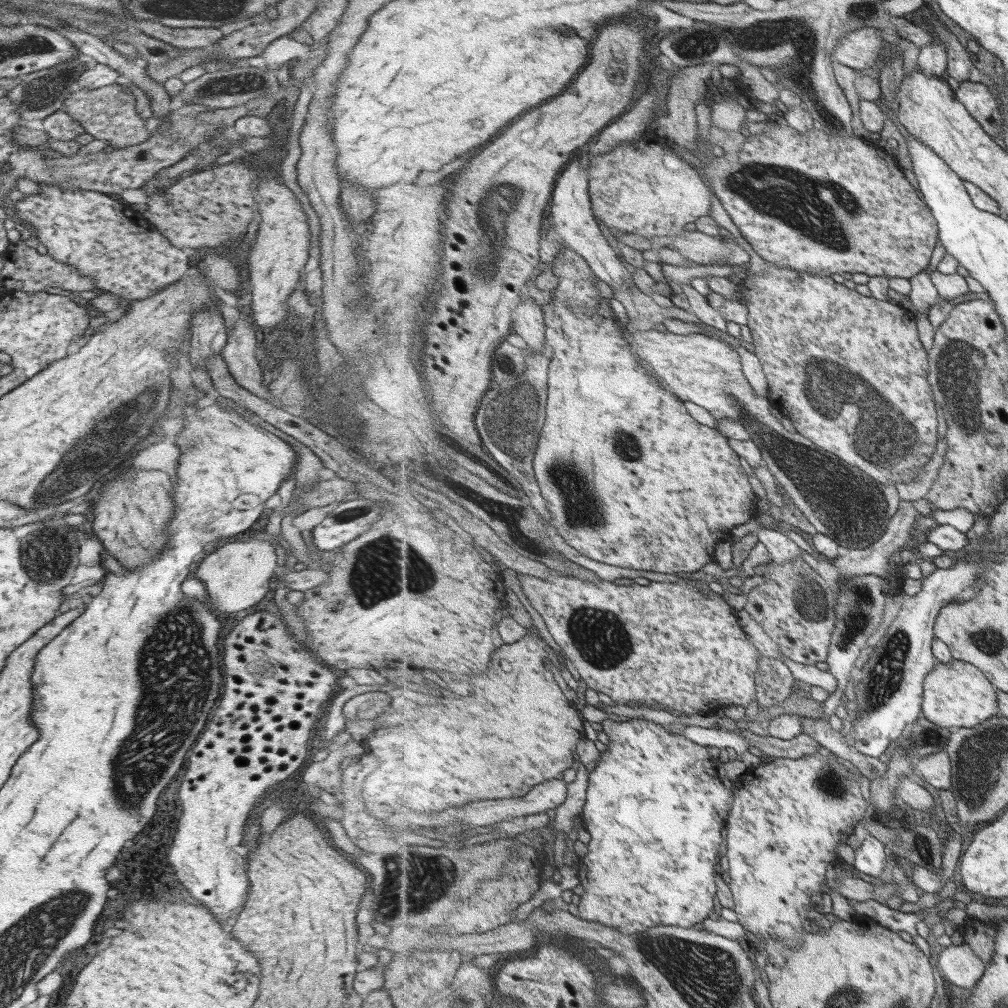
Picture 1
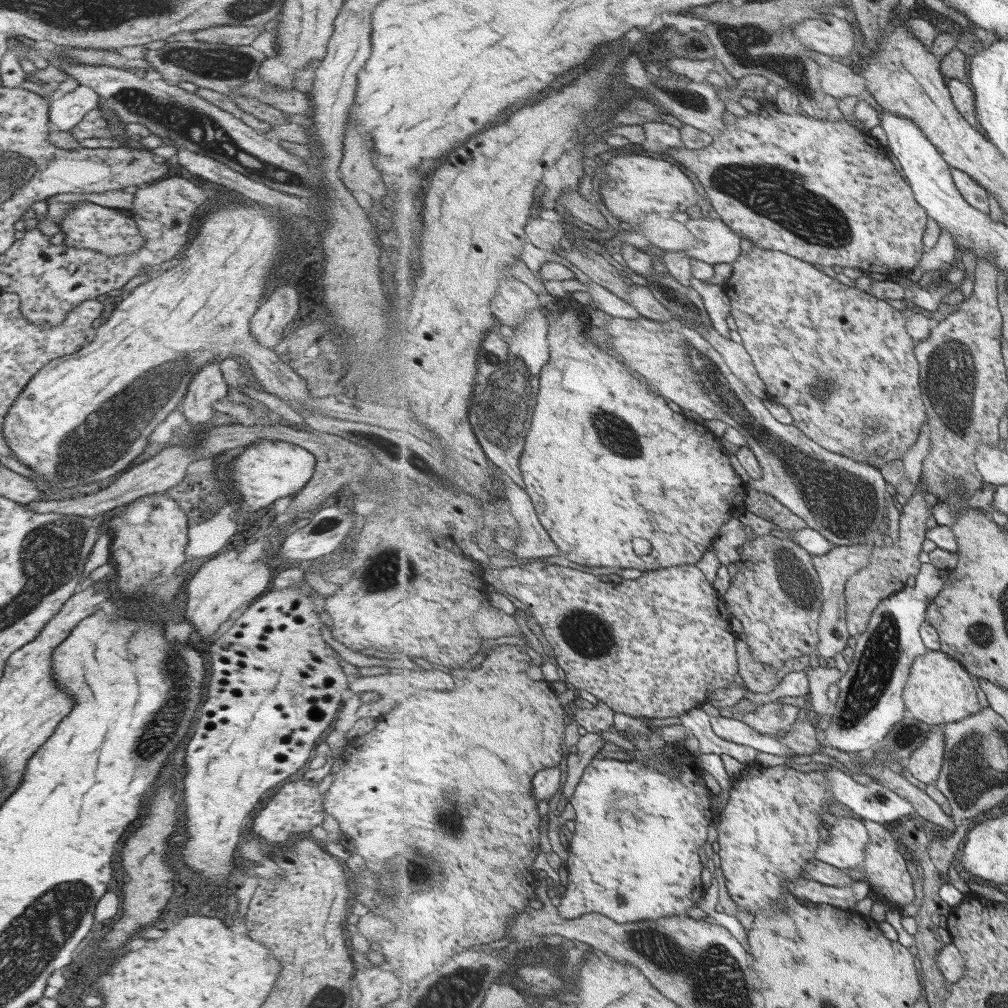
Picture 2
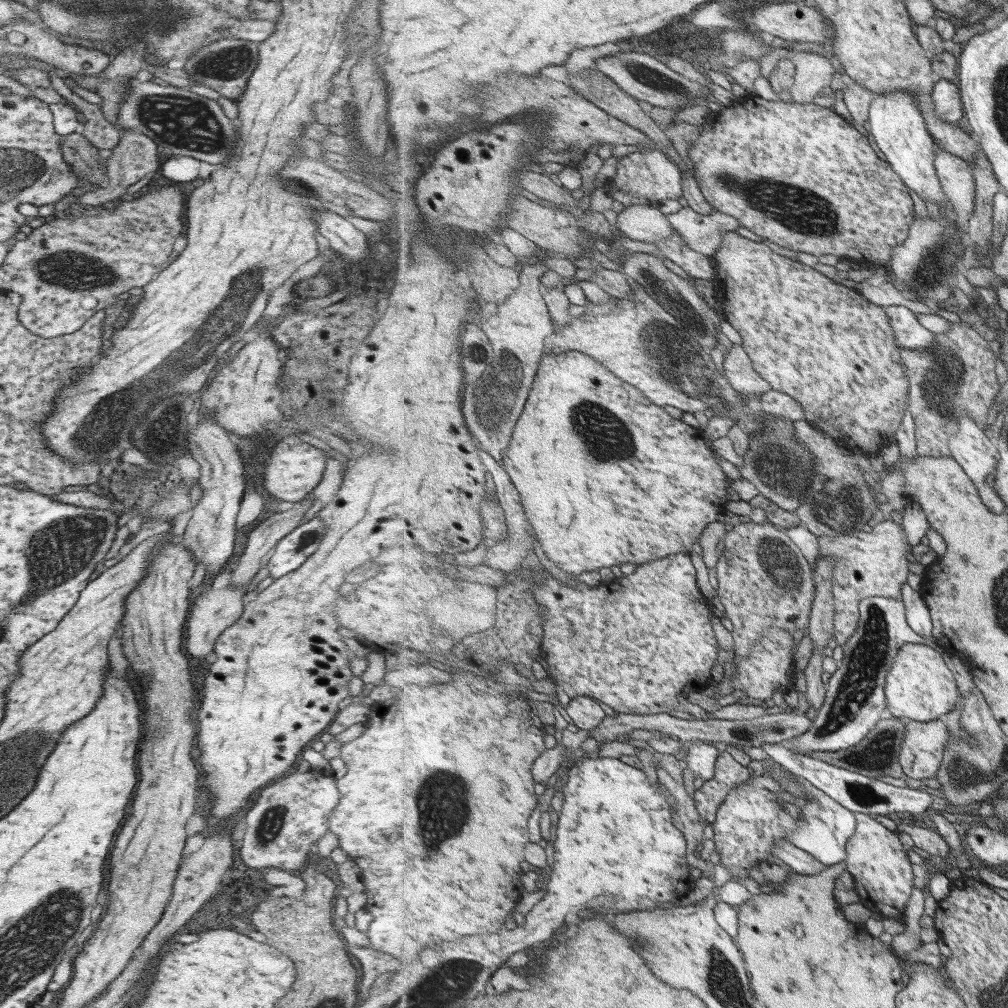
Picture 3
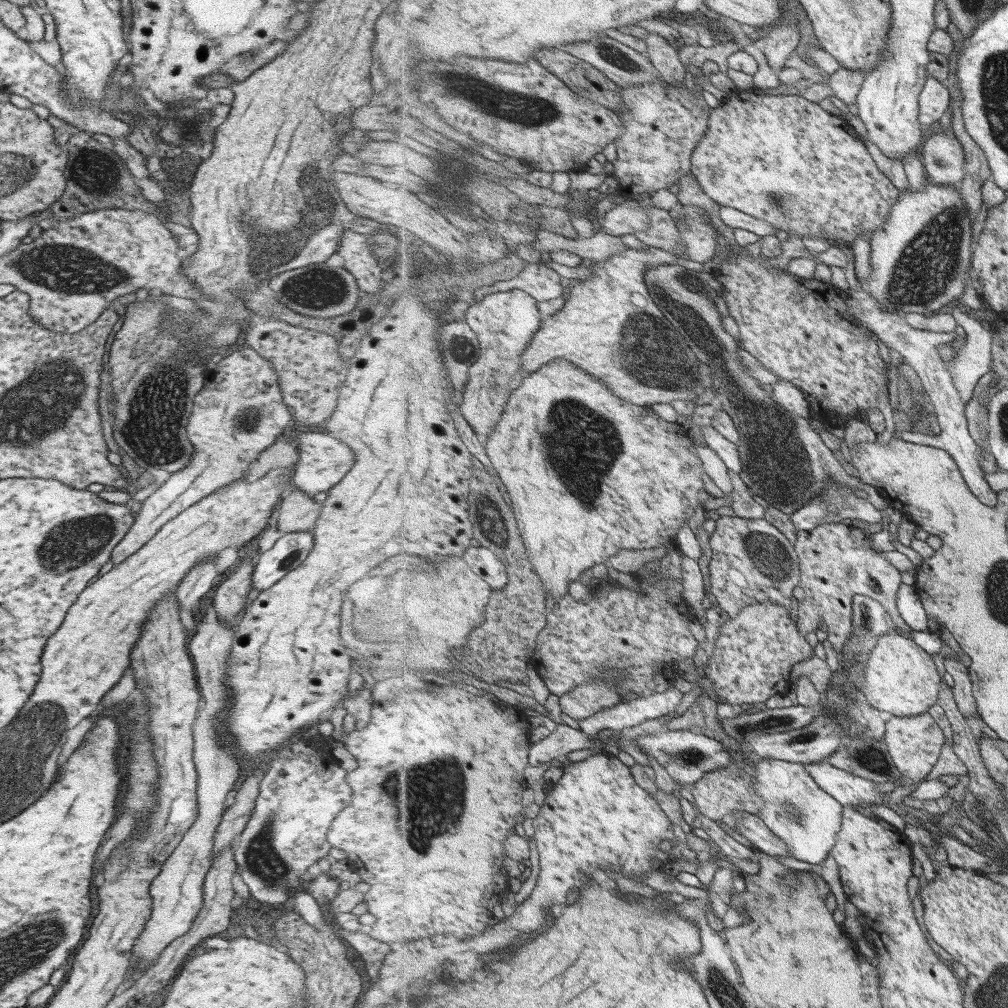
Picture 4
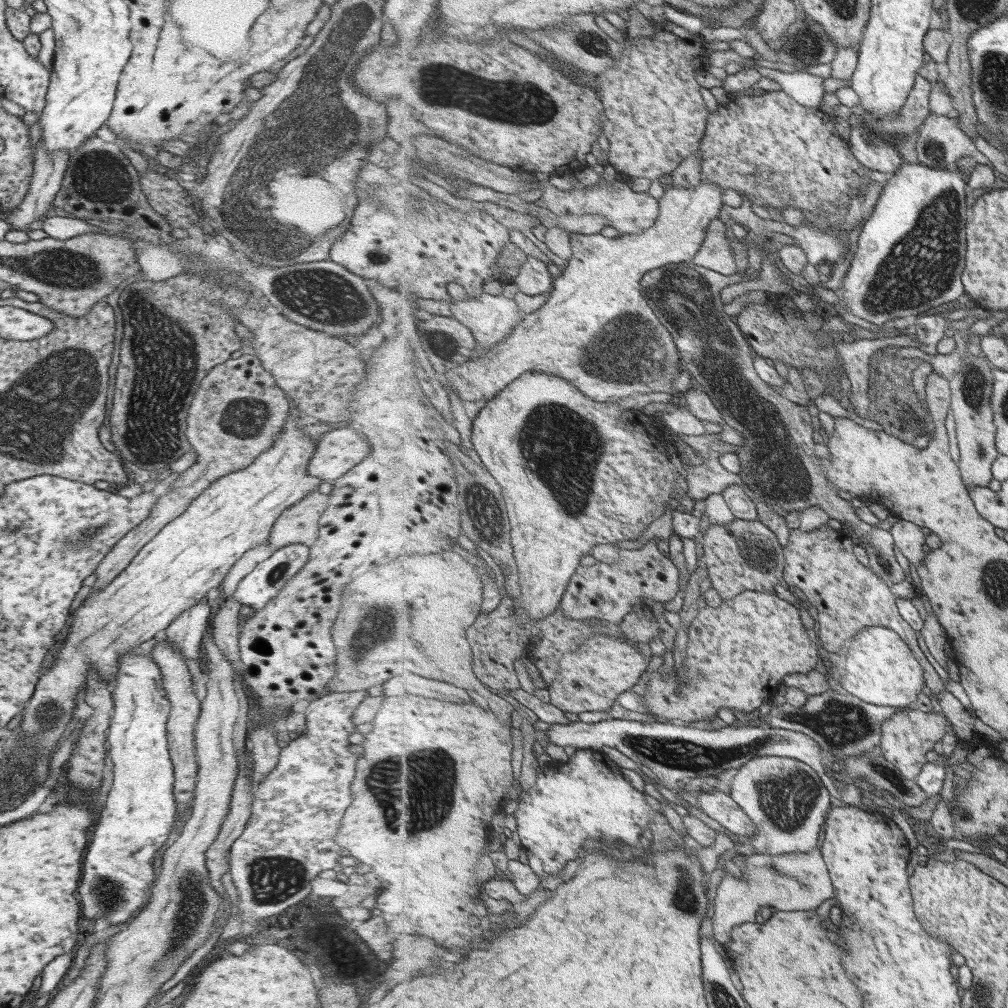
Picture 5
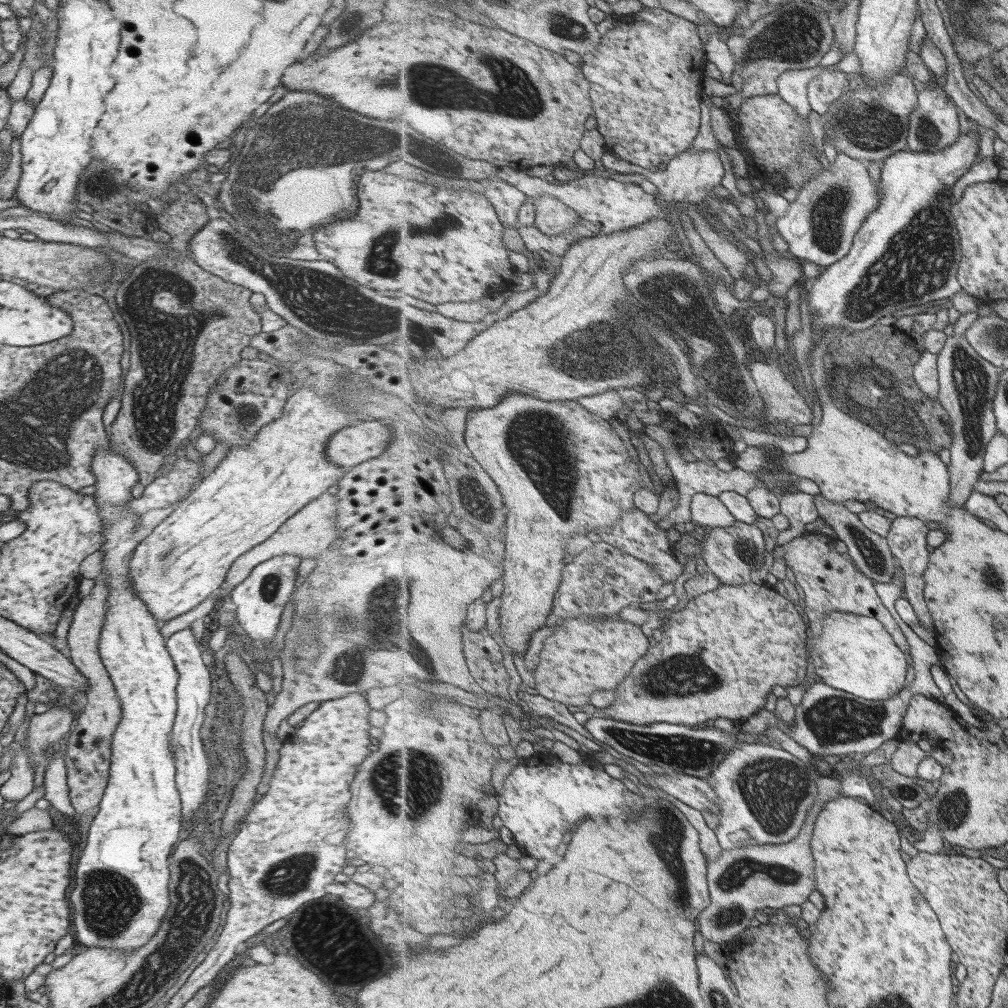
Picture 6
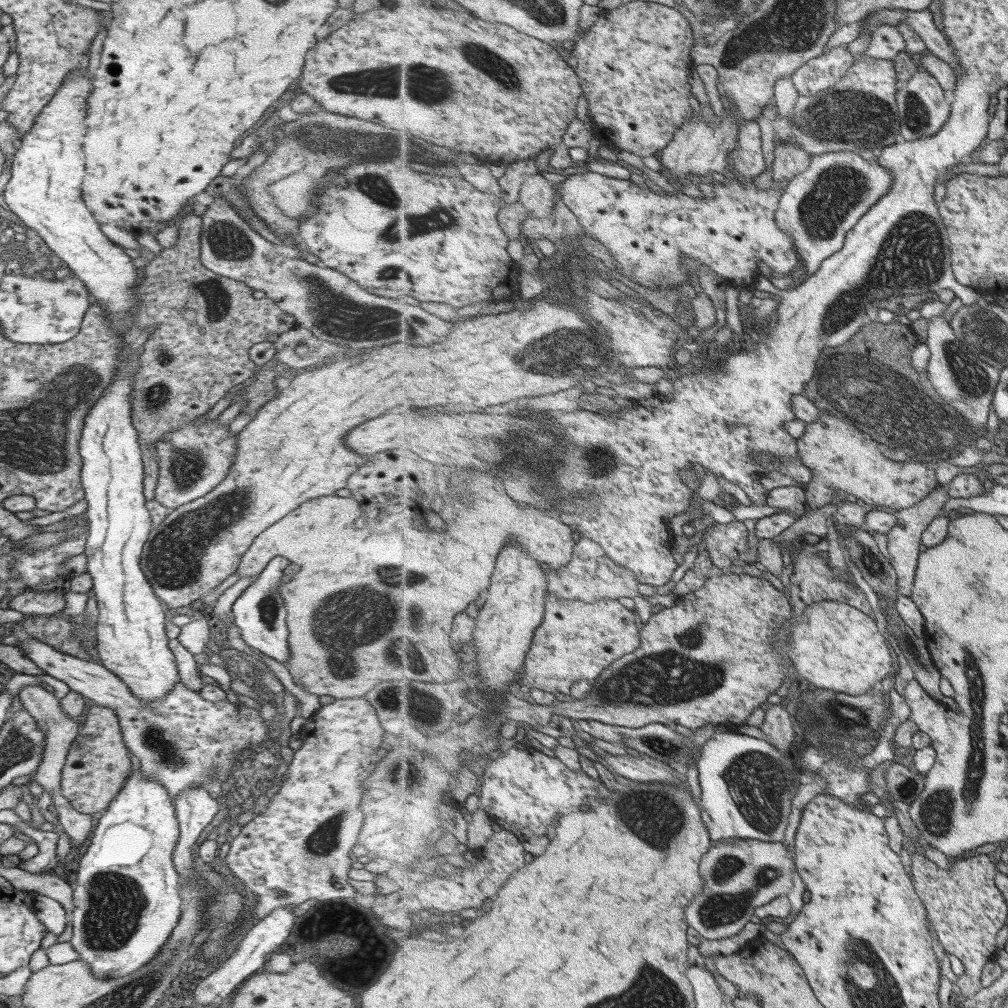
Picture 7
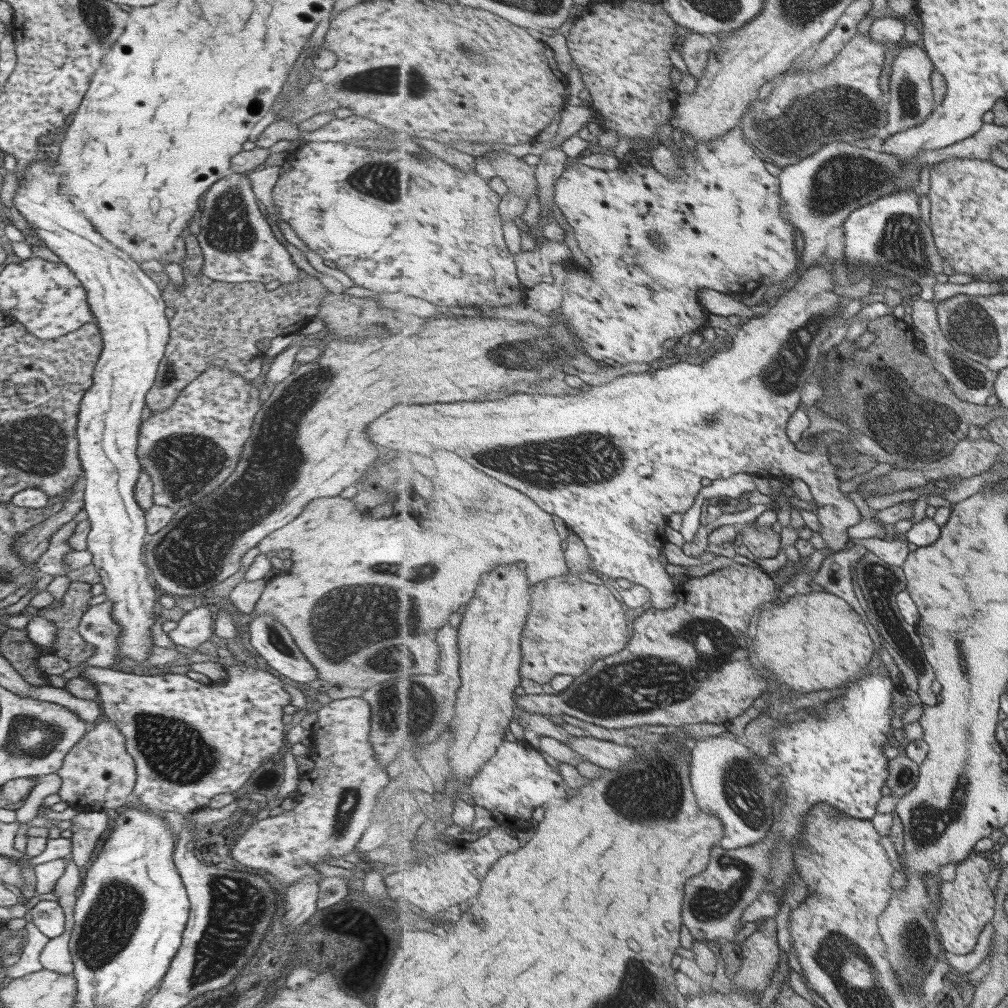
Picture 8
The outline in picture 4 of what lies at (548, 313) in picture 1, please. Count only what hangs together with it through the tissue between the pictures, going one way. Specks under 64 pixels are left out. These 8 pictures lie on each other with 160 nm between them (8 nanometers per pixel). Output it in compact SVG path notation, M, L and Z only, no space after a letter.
M555 359L544 364L539 370L528 374L519 388L513 390L502 419L498 422L496 430L490 436L482 439L493 466L497 469L499 483L505 490L510 504L516 514L519 528L527 548L526 554L533 563L534 569L542 578L541 585L548 597L561 598L568 594L569 582L578 580L582 573L587 573L598 564L607 564L607 560L621 550L651 550L659 546L667 546L668 540L674 540L677 532L692 521L695 512L702 510L699 494L705 488L703 474L706 466L699 456L696 446L687 438L687 430L678 423L667 422L657 416L649 407L633 404L631 401L619 398L613 394L613 389L600 381L600 377L593 376L587 369L573 364L567 359Z

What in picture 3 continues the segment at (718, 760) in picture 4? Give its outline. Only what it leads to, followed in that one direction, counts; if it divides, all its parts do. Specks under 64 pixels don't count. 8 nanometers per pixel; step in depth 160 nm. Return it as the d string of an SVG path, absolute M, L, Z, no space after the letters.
M687 741L680 744L685 744L689 749L684 766L693 770L695 776L705 781L711 780L716 773L720 746L705 741Z

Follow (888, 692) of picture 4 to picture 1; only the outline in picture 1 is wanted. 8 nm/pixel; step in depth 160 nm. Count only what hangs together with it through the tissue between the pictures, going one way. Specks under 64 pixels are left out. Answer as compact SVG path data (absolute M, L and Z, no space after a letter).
M953 660L951 663L937 662L933 672L927 675L924 685L923 716L933 724L951 730L979 727L1000 715L997 688L988 676L973 664Z

